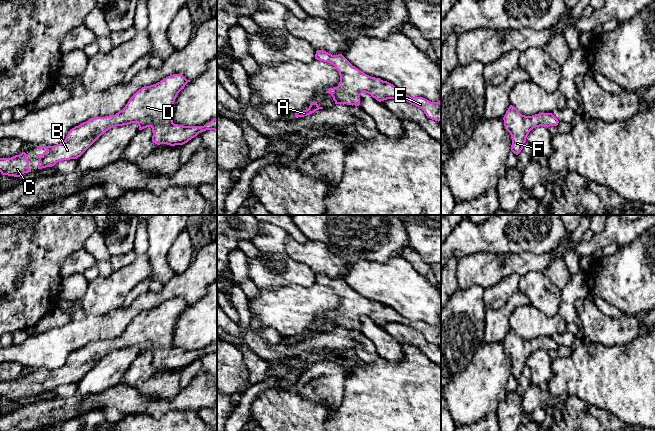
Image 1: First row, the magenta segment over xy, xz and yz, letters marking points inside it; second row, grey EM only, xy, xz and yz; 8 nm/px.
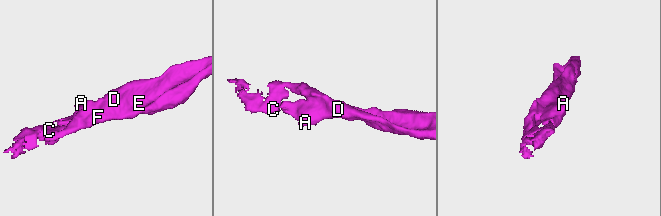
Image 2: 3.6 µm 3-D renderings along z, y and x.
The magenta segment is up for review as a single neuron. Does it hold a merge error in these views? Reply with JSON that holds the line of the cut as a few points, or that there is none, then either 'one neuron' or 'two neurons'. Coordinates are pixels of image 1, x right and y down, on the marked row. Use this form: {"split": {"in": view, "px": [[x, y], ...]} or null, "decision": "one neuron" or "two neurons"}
{"split": null, "decision": "one neuron"}

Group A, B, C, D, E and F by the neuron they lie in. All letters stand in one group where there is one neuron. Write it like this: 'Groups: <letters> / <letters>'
Groups: A B C D E F

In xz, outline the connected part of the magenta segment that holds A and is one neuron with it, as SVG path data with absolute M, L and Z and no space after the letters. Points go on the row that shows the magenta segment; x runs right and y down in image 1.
M312 102L312 103L310 103L310 106L309 106L308 109L303 110L303 111L297 111L295 113L295 117L296 118L304 117L304 116L307 116L307 115L310 115L310 114L314 113L315 111L317 111L319 109L323 109L323 107L319 107L317 102Z

